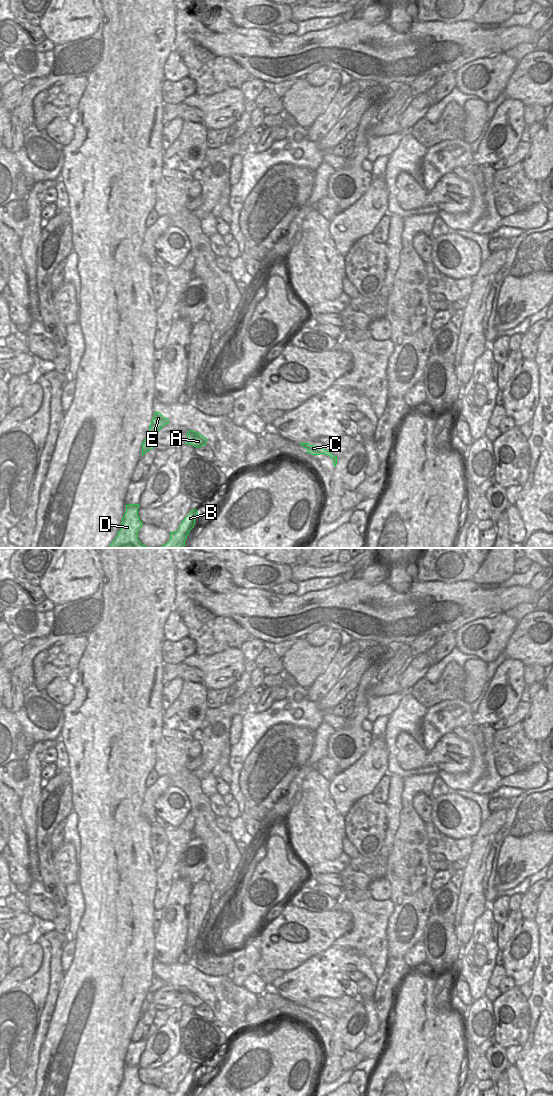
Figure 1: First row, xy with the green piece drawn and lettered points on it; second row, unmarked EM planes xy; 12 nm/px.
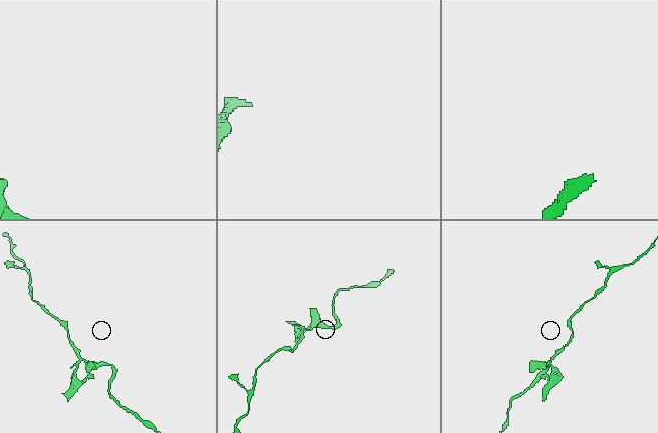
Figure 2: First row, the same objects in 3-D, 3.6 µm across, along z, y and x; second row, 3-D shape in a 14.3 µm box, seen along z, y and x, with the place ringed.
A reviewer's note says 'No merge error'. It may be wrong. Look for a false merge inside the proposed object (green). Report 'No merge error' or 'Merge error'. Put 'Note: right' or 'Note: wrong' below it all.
Merge error.
Note: wrong

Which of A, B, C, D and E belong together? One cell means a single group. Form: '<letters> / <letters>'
A C E / B D

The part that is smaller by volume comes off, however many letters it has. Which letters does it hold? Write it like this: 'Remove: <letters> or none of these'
Remove: B, D

